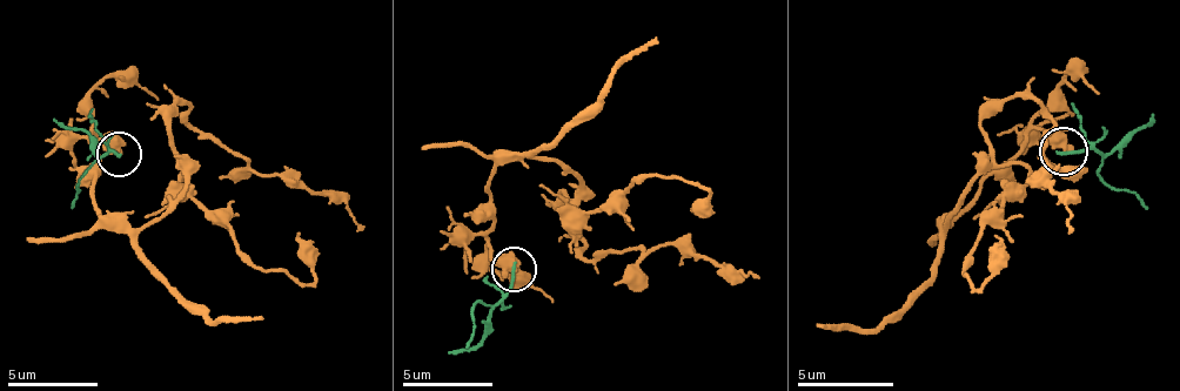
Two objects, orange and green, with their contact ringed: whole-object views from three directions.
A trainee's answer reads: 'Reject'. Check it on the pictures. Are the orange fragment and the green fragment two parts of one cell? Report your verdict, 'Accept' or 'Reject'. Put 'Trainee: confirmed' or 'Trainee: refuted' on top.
Trainee: confirmed
Reject

